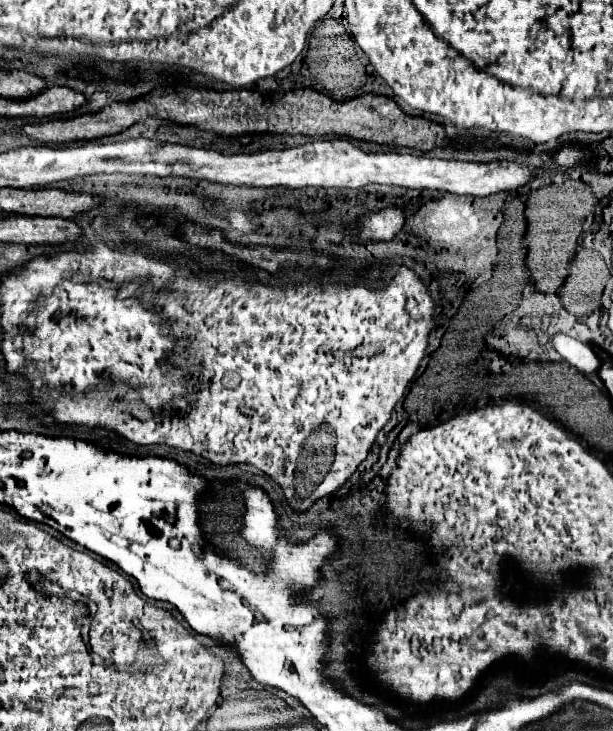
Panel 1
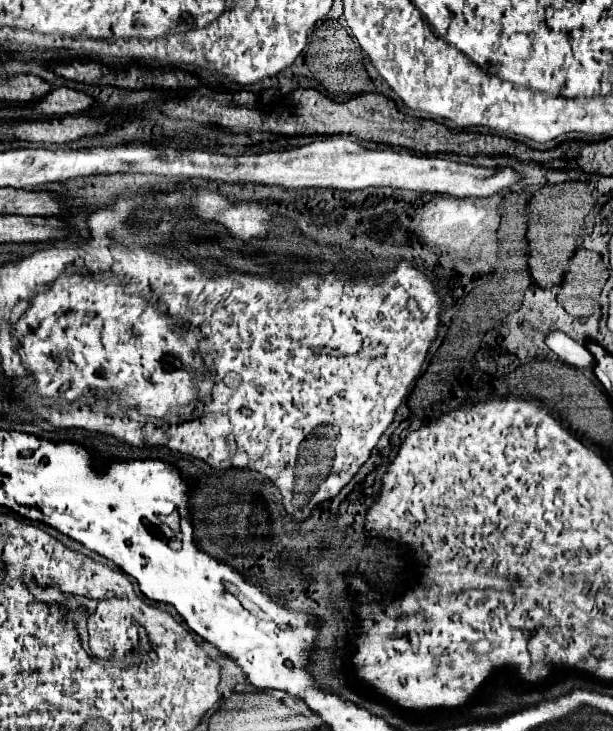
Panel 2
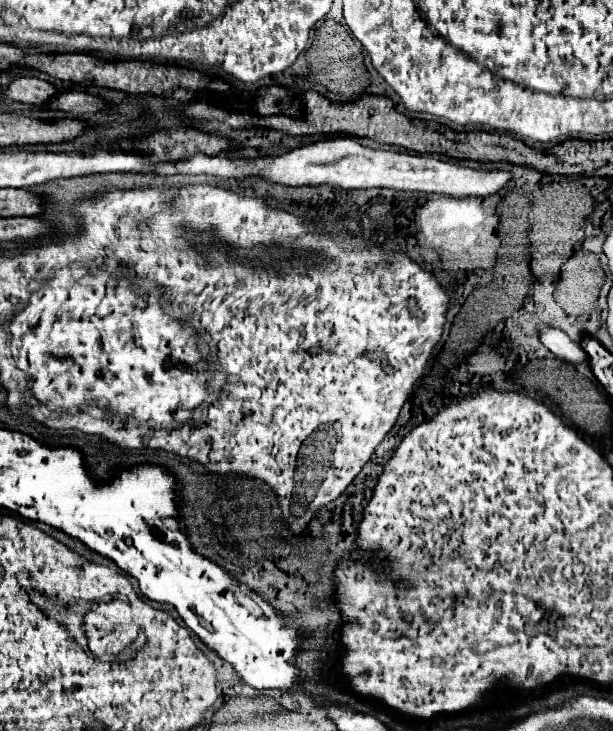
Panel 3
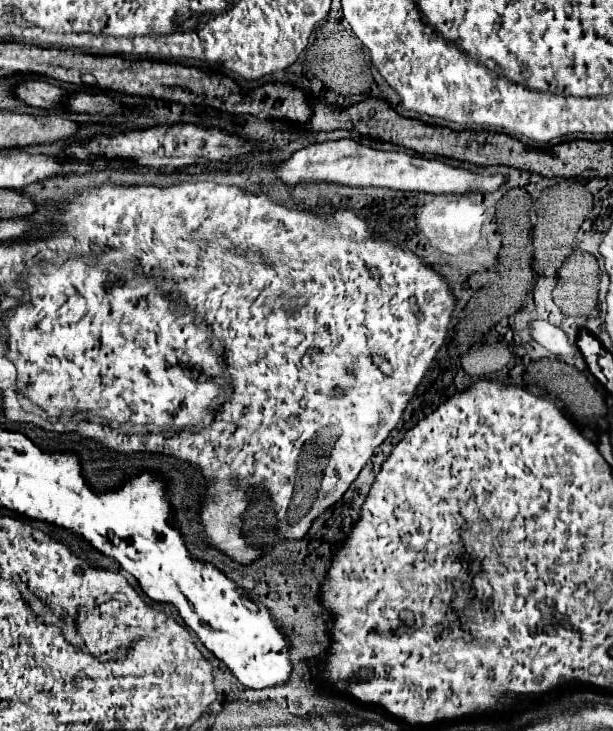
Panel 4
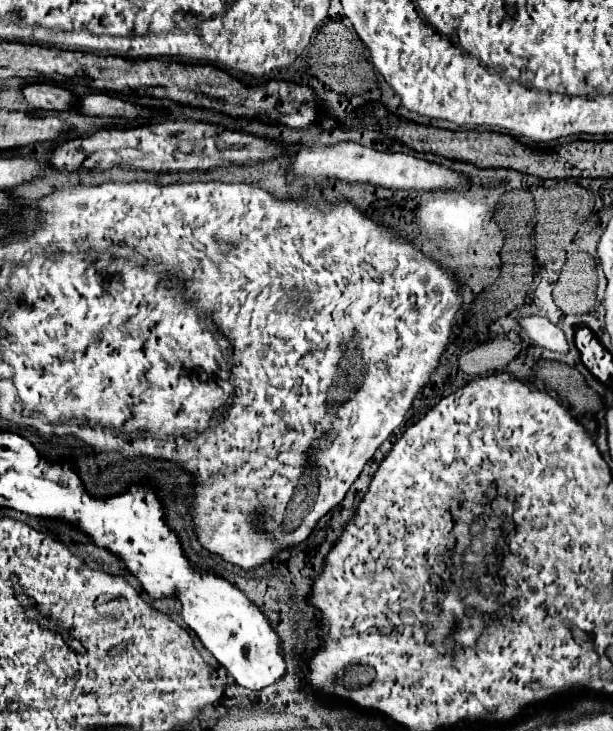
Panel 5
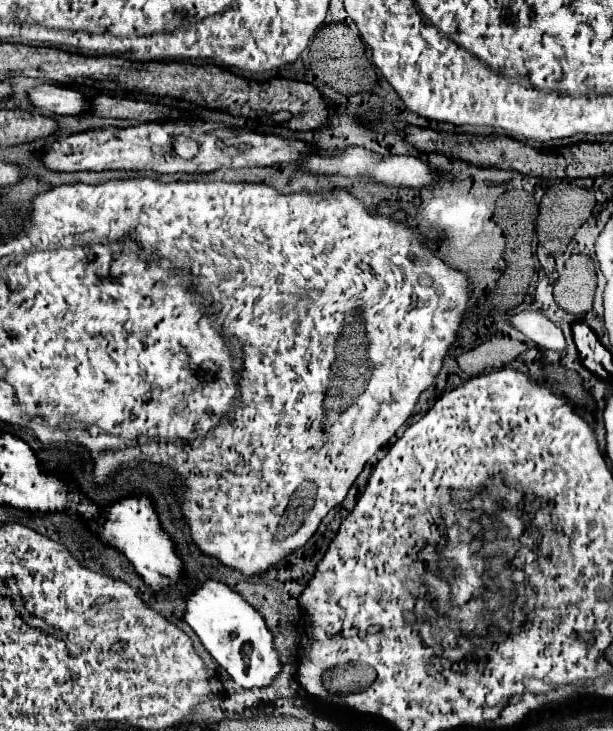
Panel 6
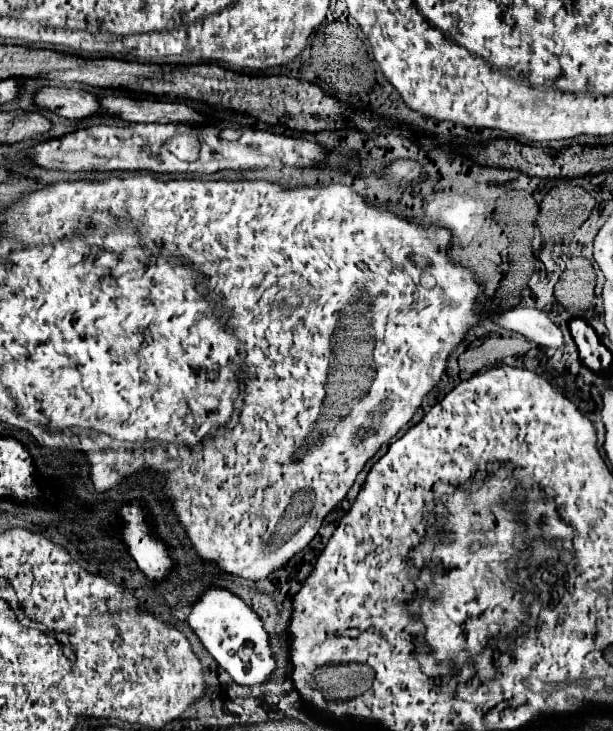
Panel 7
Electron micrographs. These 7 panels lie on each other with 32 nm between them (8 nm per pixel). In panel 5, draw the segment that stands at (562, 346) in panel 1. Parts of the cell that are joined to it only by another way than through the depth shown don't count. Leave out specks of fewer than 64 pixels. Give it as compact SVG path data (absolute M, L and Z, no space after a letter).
M530 314L518 318L518 324L528 334L528 338L538 346L552 352L562 352L562 354L568 352L568 342L564 338L564 332L558 326L554 326L548 318Z

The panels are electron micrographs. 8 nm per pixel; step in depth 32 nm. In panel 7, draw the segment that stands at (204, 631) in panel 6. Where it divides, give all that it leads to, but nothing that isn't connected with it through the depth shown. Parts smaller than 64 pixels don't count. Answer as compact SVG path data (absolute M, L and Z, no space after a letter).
M220 588L204 592L200 600L192 606L188 624L198 634L206 650L214 656L214 660L234 678L236 684L248 688L262 686L274 670L276 662L270 654L268 634L262 626L262 620L238 596Z

